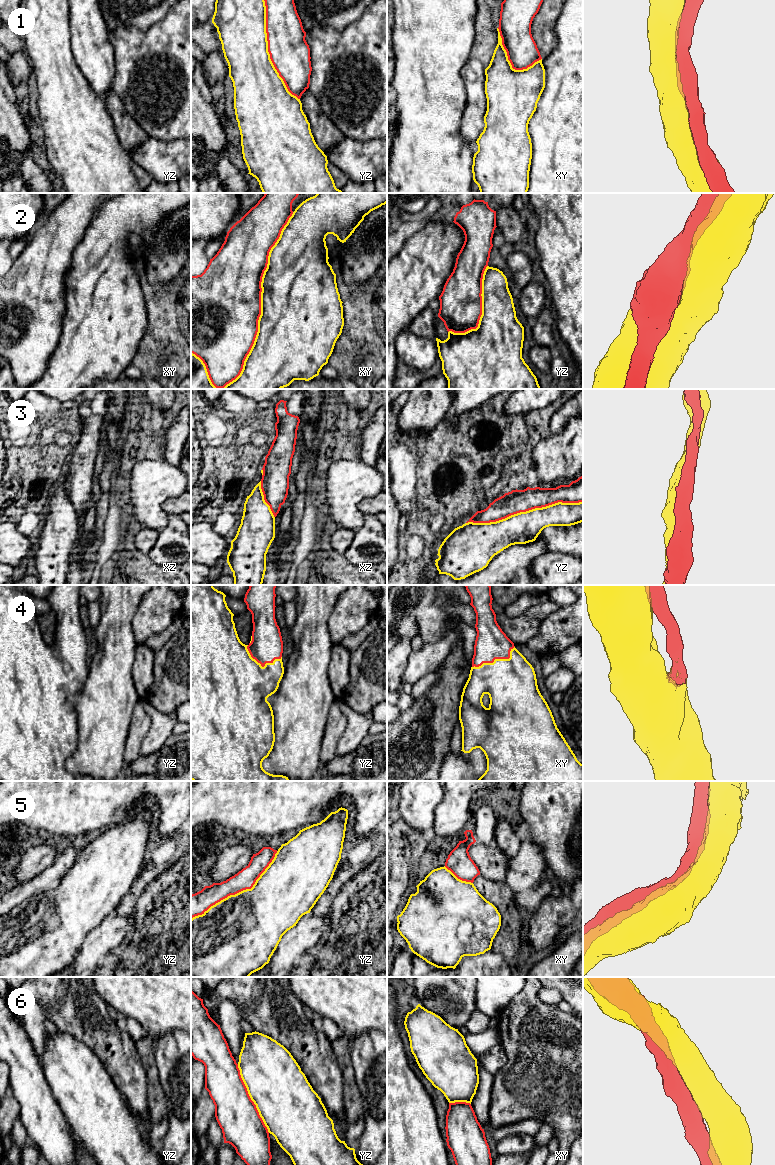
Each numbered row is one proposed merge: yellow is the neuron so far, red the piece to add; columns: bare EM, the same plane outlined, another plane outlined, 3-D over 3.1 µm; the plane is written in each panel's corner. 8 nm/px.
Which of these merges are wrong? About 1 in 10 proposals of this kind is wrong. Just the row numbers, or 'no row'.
no row

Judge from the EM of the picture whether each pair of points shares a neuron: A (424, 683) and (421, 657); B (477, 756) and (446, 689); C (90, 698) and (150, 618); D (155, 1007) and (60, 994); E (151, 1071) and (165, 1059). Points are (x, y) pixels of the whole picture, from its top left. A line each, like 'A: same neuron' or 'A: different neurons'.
A: different neurons
B: different neurons
C: different neurons
D: different neurons
E: different neurons

